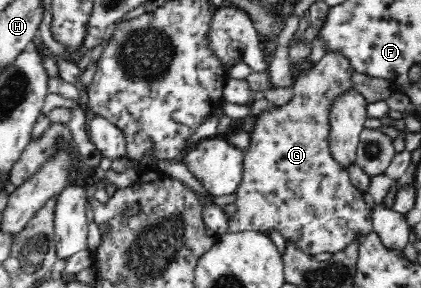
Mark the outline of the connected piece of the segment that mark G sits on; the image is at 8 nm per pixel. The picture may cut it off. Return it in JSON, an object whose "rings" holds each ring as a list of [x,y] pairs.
{"rings":[[[326,50],[322,59],[309,71],[305,71],[292,84],[293,99],[287,105],[268,108],[247,122],[251,133],[251,145],[243,151],[244,175],[239,189],[235,213],[229,217],[229,230],[279,231],[283,237],[293,242],[303,251],[317,255],[342,251],[353,241],[358,241],[373,232],[372,209],[367,207],[363,193],[350,180],[347,170],[331,157],[329,149],[329,117],[333,101],[343,93],[354,91],[353,75],[355,68],[351,58],[341,50]]]}

